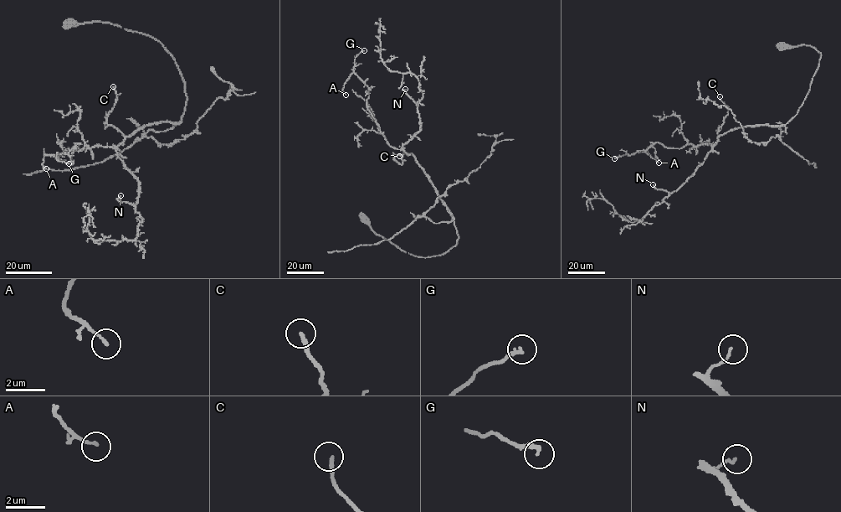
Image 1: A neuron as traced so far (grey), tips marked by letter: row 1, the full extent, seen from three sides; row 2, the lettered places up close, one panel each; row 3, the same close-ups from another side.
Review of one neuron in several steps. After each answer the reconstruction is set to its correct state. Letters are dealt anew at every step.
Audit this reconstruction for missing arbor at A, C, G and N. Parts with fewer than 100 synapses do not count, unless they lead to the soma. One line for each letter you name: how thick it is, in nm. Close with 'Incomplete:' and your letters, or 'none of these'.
Incomplete: none of these

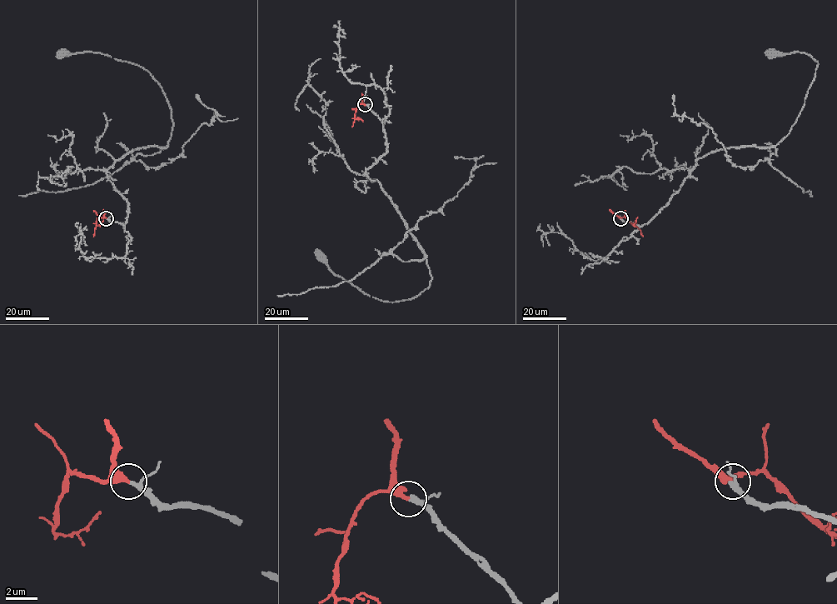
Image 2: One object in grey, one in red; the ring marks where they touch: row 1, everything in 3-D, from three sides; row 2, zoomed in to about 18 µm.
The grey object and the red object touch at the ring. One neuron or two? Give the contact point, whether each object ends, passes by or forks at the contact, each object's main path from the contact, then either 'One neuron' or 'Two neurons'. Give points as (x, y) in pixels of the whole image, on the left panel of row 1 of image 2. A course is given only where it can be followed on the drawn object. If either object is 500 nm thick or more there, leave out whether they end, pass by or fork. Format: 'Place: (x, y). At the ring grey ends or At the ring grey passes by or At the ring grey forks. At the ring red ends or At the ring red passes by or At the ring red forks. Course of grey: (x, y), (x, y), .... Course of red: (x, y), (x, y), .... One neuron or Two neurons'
Place: (106, 218). At the ring grey passes by. At the ring red ends. Course of grey: (106, 218), (123, 225), (128, 208), (107, 171), (129, 151), (166, 146), (171, 110), (139, 66), (60, 53). Course of red: (106, 218), (97, 217), (93, 237). One neuron

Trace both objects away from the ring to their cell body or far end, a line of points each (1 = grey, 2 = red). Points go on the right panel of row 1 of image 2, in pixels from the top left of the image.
1: (620, 218), (647, 223), (697, 158), (724, 148), (773, 147), (789, 132), (817, 63), (804, 52), (770, 53)
2: (620, 218), (626, 217), (638, 228), (642, 237)

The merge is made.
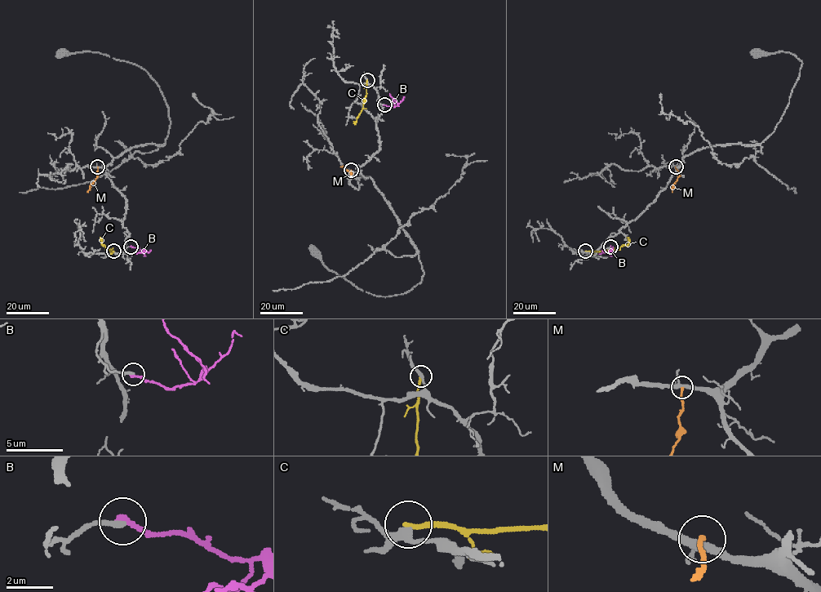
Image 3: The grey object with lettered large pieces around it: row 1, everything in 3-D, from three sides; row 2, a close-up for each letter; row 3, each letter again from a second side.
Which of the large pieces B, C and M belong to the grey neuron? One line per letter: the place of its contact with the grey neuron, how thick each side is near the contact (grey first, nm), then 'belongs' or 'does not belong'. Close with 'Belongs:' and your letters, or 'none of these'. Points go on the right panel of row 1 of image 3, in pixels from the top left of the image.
B: (610, 247) | 240/280 nm | does not belong
C: (585, 251) | 280/240 nm | does not belong
M: (676, 166) | 280/170 nm | does not belong
Belongs: none of these

